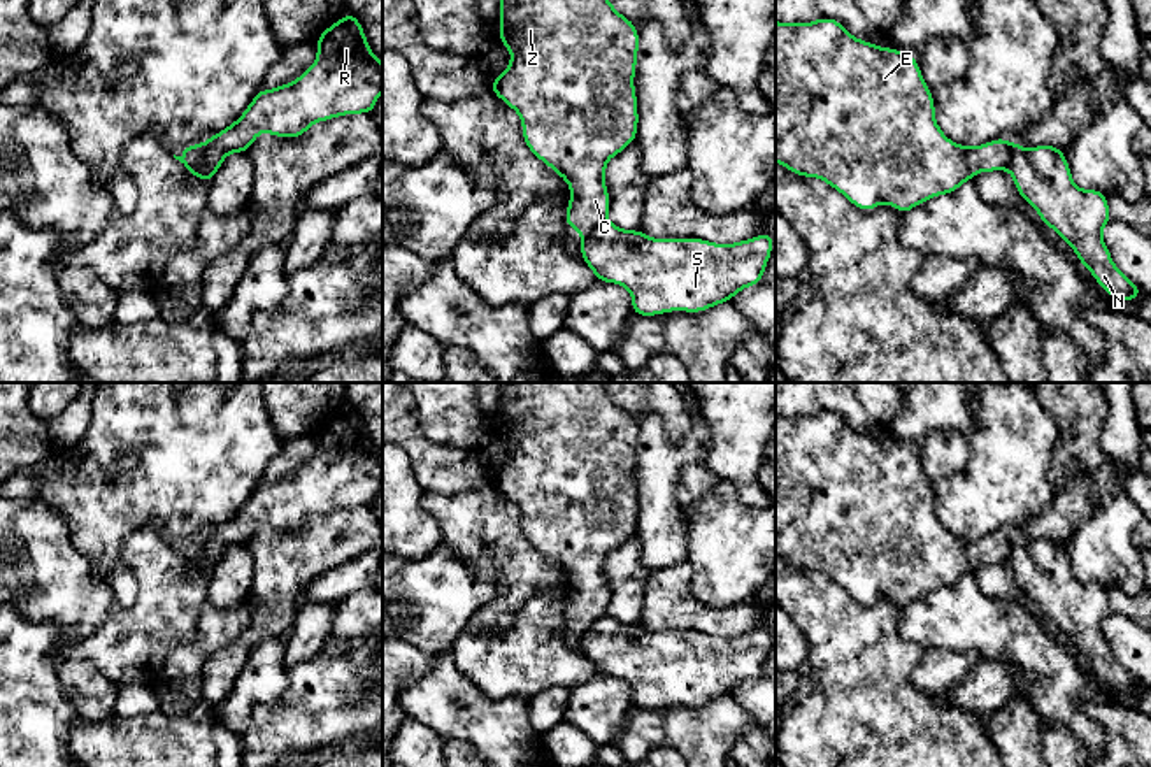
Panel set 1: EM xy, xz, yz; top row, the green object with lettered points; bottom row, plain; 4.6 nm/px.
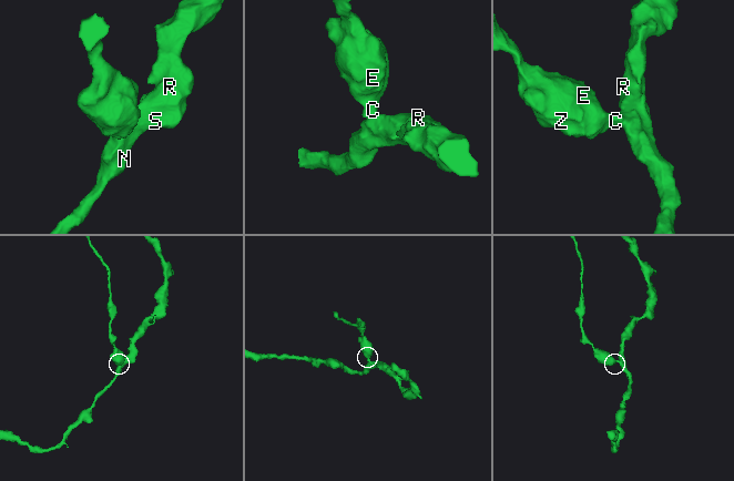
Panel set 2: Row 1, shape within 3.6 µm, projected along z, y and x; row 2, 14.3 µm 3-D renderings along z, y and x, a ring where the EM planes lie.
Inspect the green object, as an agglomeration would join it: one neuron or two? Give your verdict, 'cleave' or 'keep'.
cleave

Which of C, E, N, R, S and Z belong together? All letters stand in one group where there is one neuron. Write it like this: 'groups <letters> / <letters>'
groups C E Z / N R S

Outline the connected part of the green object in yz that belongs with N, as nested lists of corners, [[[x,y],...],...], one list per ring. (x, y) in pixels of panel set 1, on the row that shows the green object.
[[[1014,142],[1009,165],[1019,197],[1053,228],[1118,302],[1132,302],[1142,290],[1112,262],[1102,228],[1112,219],[1107,195],[1074,184],[1067,156],[1060,147],[1040,144],[1026,149]]]

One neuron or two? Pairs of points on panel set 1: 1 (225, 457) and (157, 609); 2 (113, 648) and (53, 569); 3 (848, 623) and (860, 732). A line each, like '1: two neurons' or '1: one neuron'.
1: two neurons
2: two neurons
3: one neuron

